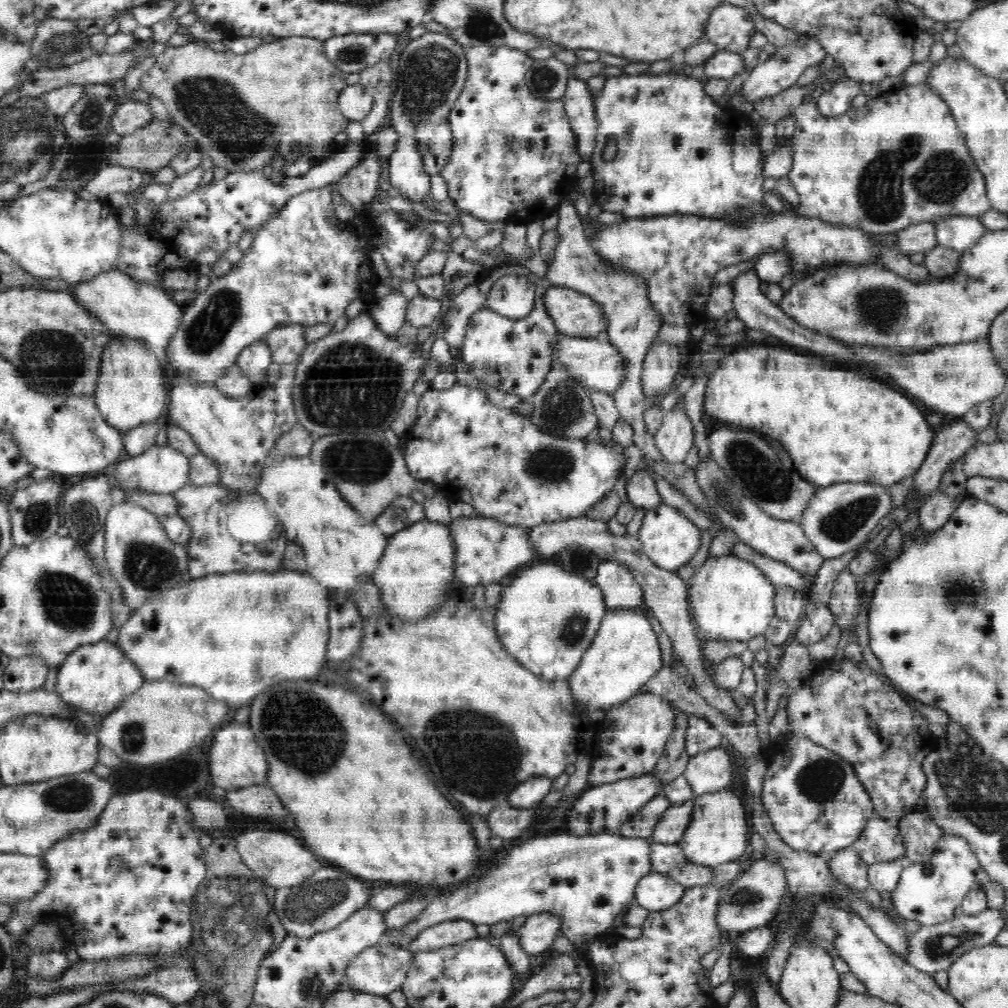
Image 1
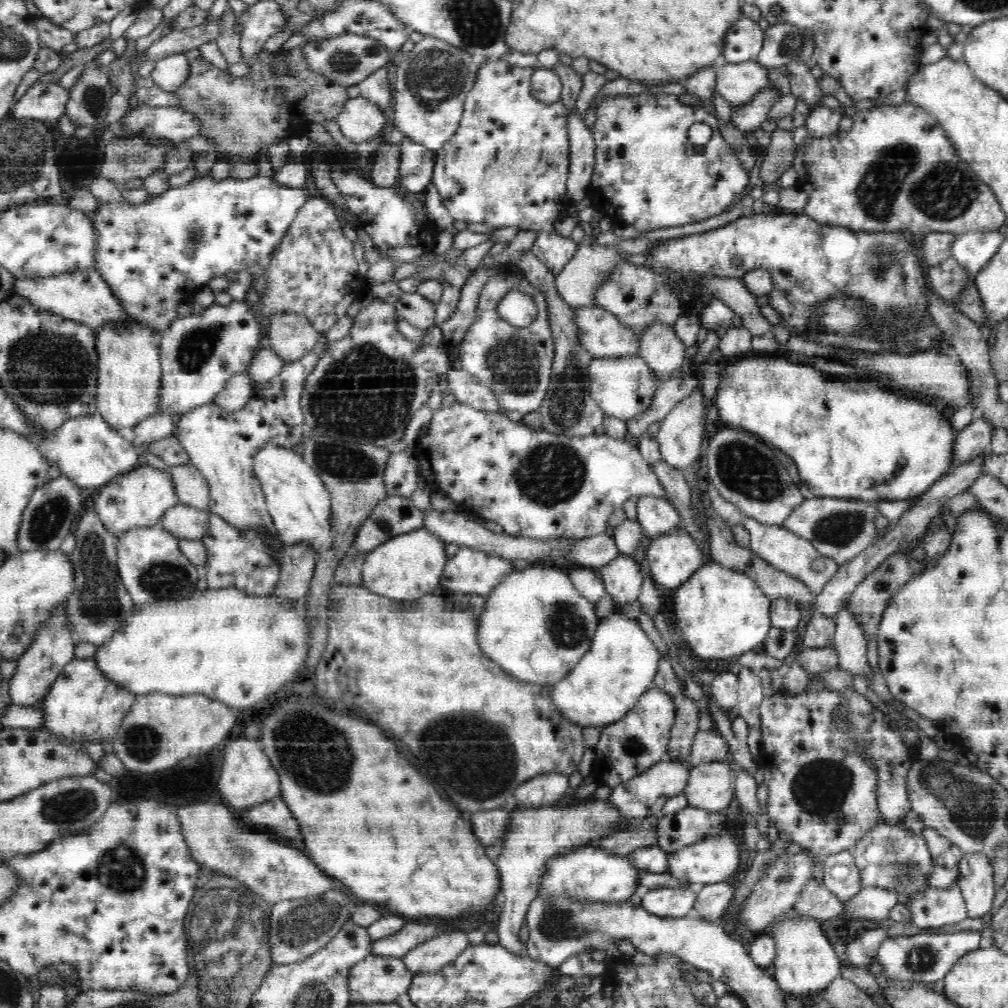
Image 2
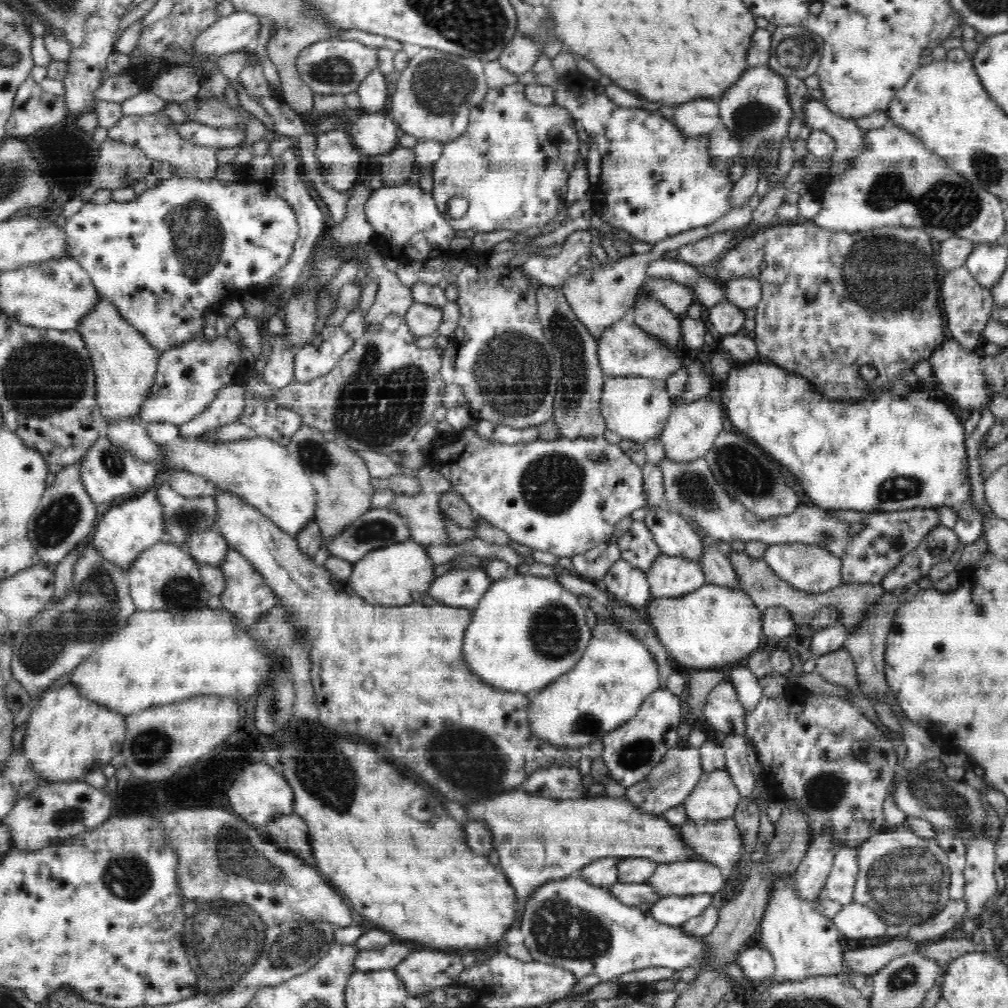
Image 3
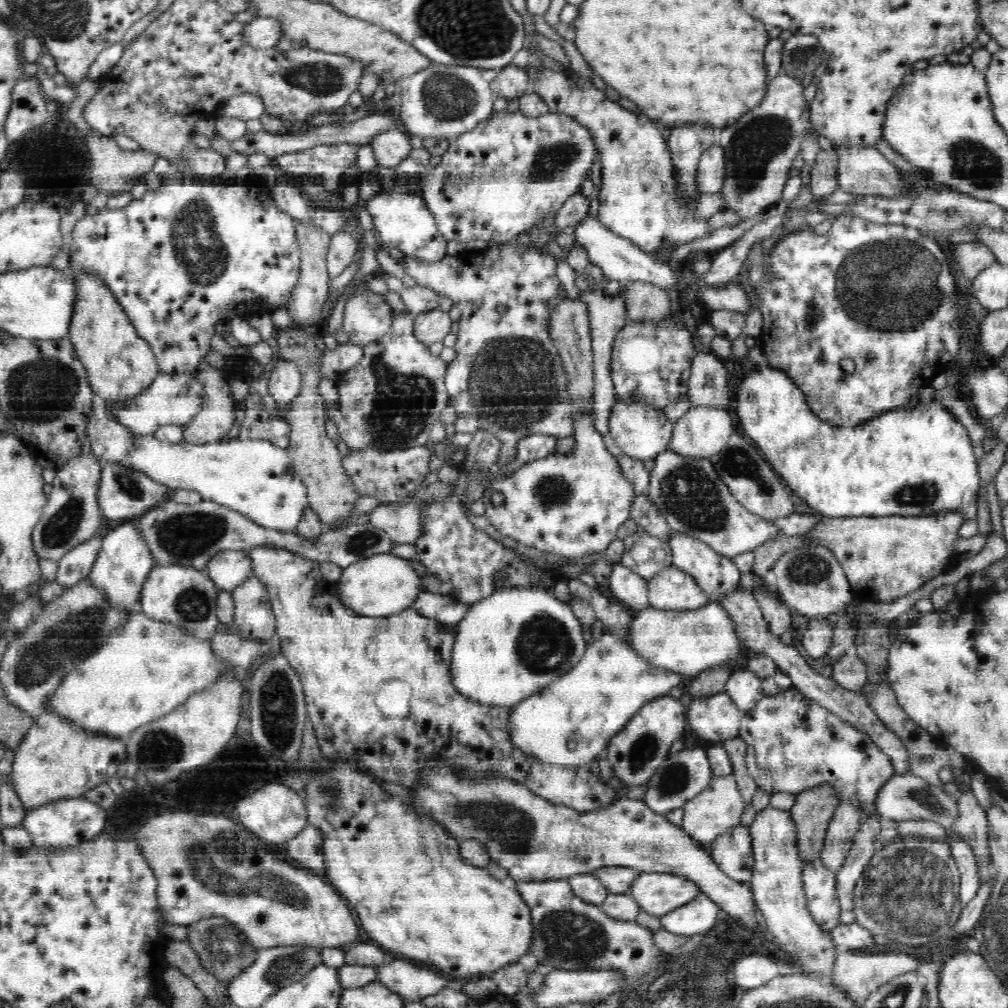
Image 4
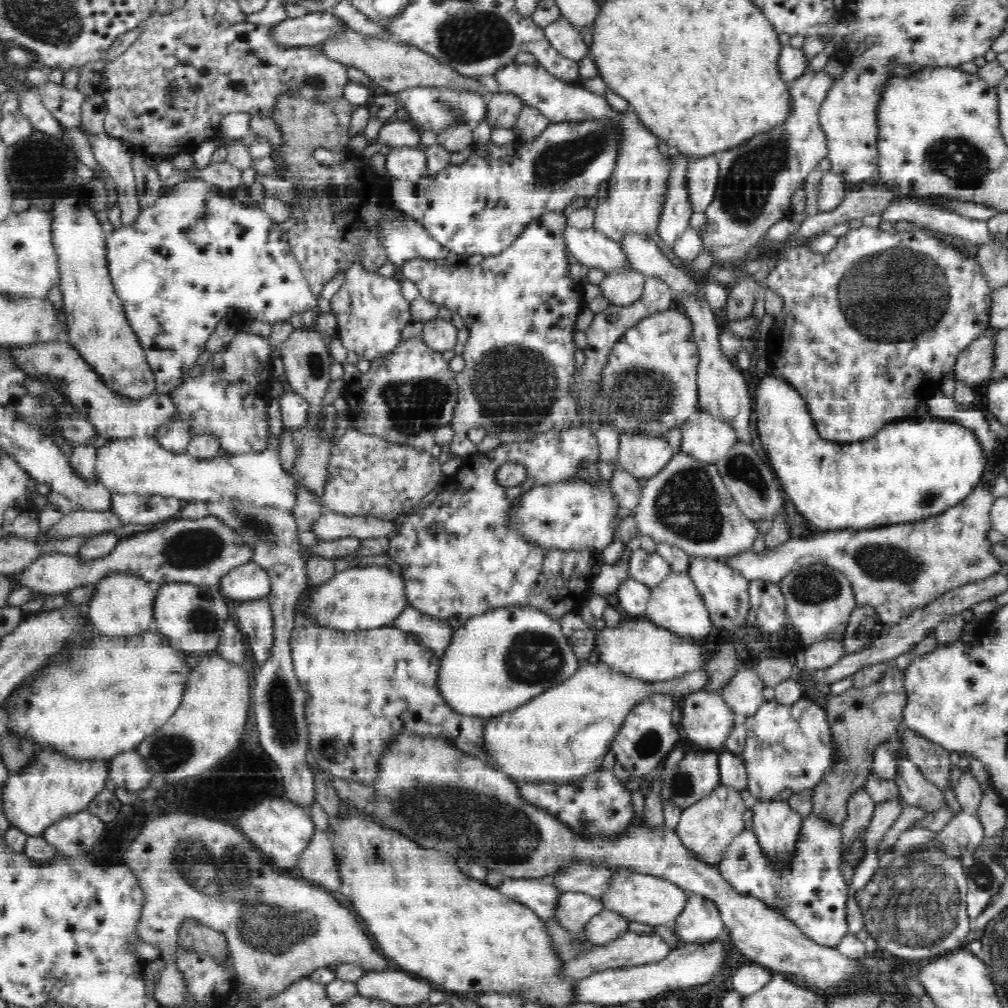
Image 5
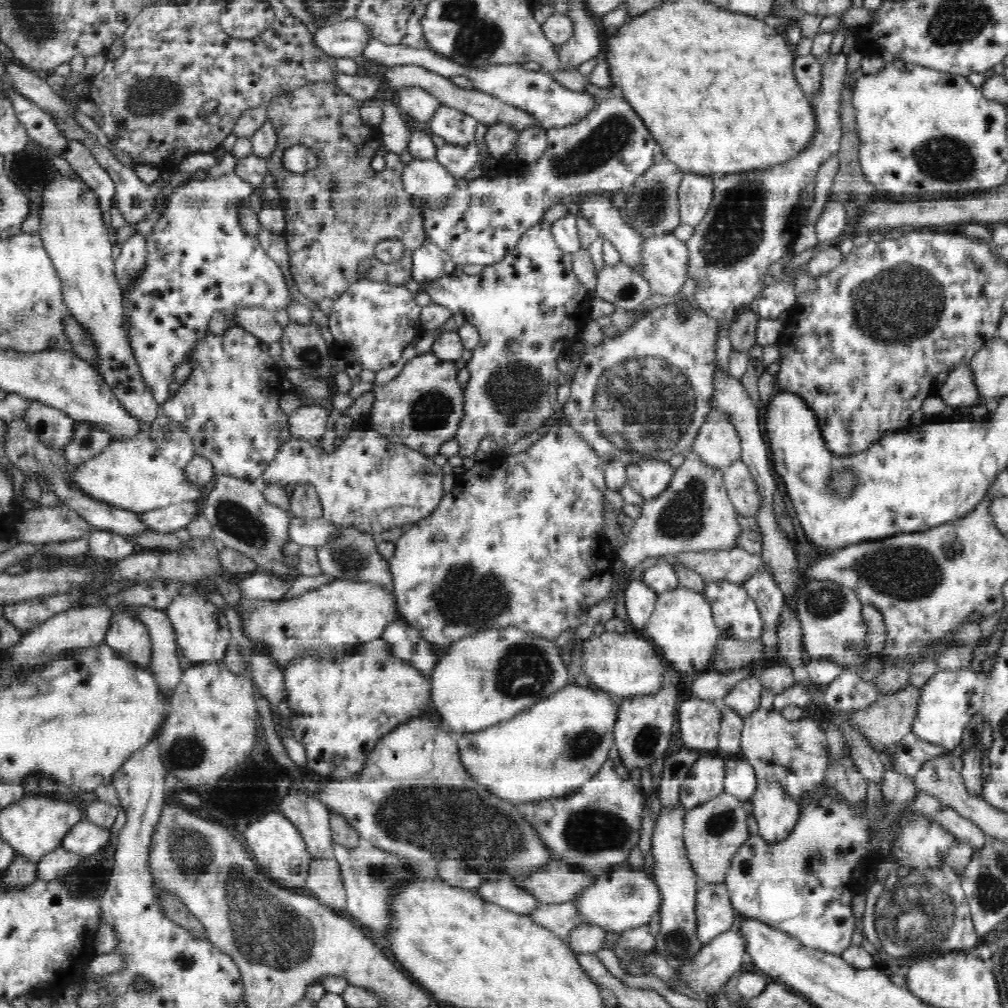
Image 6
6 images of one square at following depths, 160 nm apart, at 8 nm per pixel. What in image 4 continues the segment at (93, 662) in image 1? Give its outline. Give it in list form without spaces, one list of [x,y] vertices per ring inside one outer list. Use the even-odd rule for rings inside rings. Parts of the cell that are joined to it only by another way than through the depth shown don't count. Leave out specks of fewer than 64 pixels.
[[[40,715],[30,725],[16,750],[10,773],[11,786],[14,786],[23,810],[34,812],[46,804],[62,799],[85,798],[88,790],[117,776],[118,764],[126,760],[126,743],[110,744],[110,740],[86,740],[86,736],[78,736],[74,728],[66,728],[66,724],[58,724],[58,720]]]

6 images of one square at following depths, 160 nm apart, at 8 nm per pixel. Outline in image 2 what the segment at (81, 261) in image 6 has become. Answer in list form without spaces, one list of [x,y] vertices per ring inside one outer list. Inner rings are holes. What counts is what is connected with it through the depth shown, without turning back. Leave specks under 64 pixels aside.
[[[134,319],[112,320],[95,330],[95,350],[97,360],[97,412],[110,427],[128,433],[141,420],[158,414],[159,381],[161,366],[159,346],[161,335],[150,327],[141,326]]]

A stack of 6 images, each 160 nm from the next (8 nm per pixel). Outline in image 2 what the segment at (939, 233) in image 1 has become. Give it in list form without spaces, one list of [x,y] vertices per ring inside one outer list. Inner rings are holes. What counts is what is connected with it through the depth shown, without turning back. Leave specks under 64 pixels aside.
[[[999,230],[958,234],[951,242],[950,254],[969,274],[975,276],[990,262],[990,258],[996,254],[1003,240],[1004,236]]]

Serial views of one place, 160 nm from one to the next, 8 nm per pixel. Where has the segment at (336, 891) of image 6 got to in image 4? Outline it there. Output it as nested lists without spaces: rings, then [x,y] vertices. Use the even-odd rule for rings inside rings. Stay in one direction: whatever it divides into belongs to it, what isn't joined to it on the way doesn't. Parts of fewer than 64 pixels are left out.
[[[308,824],[286,845],[286,850],[280,853],[286,862],[308,870],[320,870],[316,874],[324,873],[323,836],[315,826]]]

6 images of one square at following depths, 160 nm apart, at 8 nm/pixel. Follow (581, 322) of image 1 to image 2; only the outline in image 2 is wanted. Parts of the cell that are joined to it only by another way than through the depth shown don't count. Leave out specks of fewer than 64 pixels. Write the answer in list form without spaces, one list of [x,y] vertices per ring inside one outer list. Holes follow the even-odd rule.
[[[598,305],[572,309],[576,313],[576,323],[580,327],[581,344],[593,357],[620,359],[638,358],[640,356],[640,336],[637,336],[636,331],[629,325],[622,324],[614,313],[600,308]]]

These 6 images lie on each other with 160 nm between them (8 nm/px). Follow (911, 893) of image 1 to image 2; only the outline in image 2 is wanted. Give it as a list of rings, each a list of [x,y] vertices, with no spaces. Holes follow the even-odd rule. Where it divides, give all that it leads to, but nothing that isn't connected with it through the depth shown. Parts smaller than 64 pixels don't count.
[[[956,881],[945,889],[933,887],[925,899],[918,899],[908,910],[920,930],[959,924],[967,918],[964,895]]]

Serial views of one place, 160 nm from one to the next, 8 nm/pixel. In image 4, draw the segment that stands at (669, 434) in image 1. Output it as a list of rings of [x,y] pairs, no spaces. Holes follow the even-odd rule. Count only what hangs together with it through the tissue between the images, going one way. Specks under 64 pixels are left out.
[[[694,407],[673,424],[669,451],[709,459],[724,450],[734,432],[731,413],[714,407]]]

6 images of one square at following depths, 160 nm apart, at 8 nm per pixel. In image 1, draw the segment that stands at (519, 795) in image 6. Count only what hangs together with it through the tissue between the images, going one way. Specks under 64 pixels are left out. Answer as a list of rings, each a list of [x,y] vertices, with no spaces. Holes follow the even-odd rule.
[[[643,608],[608,610],[600,622],[598,634],[567,680],[581,706],[607,713],[641,692],[662,668],[662,662],[658,636]]]

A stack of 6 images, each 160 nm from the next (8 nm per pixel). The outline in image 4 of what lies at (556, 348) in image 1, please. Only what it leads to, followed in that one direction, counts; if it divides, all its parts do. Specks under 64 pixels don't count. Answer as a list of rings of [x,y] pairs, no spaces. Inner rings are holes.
[[[615,398],[612,412],[610,413],[610,436],[616,445],[622,449],[622,455],[634,459],[638,463],[647,460],[656,460],[662,452],[669,450],[670,440],[673,439],[673,424],[664,411],[653,406],[638,403],[619,402]]]

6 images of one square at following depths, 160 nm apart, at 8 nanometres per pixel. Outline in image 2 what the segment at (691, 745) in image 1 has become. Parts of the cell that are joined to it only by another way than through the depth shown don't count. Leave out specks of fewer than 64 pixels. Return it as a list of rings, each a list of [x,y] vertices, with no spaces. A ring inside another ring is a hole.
[[[714,729],[699,730],[694,737],[691,753],[688,758],[689,764],[698,766],[712,761],[728,761],[730,753],[727,741],[716,733]]]

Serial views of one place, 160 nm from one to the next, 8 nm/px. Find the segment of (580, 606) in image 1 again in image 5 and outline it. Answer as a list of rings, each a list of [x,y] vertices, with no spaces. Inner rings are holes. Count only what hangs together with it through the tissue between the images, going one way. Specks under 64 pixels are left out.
[[[490,612],[490,616],[478,616],[478,620],[470,620],[470,624],[463,624],[458,632],[453,632],[451,642],[446,649],[444,656],[439,661],[438,670],[438,692],[442,695],[443,702],[456,715],[477,717],[480,719],[496,718],[498,715],[505,715],[516,708],[524,707],[529,700],[541,695],[547,688],[568,680],[578,670],[578,658],[568,643],[559,622],[548,616],[538,616],[538,612]]]

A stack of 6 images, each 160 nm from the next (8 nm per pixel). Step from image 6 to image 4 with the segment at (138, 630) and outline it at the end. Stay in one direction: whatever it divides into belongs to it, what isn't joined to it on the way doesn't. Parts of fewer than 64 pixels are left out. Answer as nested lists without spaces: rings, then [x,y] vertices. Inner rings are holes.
[[[138,518],[133,520],[122,521],[120,525],[109,529],[108,533],[101,537],[101,547],[98,551],[98,558],[92,566],[90,572],[90,581],[94,583],[96,589],[102,590],[108,605],[124,609],[130,614],[139,611],[139,603],[144,590],[144,584],[153,571],[154,559],[150,556],[150,551],[147,550],[145,542],[141,536],[135,532],[135,525],[138,524]]]

